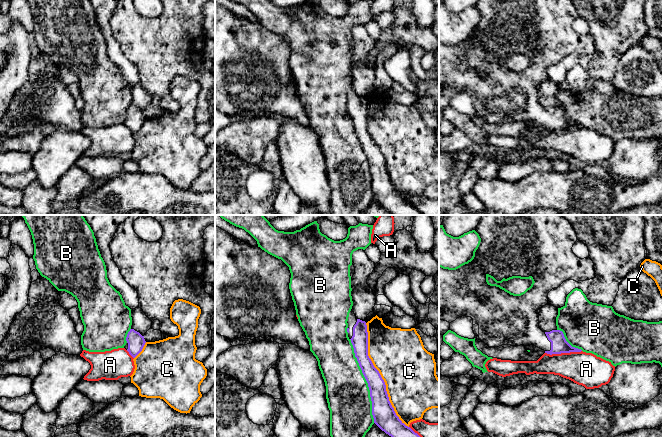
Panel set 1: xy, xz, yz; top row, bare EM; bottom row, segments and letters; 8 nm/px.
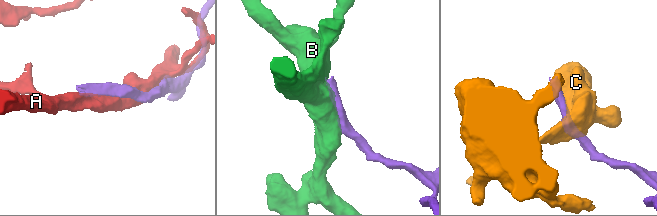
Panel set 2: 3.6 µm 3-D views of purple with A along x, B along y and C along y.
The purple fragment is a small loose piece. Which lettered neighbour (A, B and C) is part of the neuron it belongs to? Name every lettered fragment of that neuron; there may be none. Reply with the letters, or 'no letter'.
no letter

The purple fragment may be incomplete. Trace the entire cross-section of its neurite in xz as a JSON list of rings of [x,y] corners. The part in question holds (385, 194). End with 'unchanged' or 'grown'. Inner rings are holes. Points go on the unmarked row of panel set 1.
[[[351,85],[347,99],[348,113],[370,166],[374,199],[393,215],[421,215],[399,195],[389,177],[385,158],[368,132],[366,98],[358,95]]] | grown

